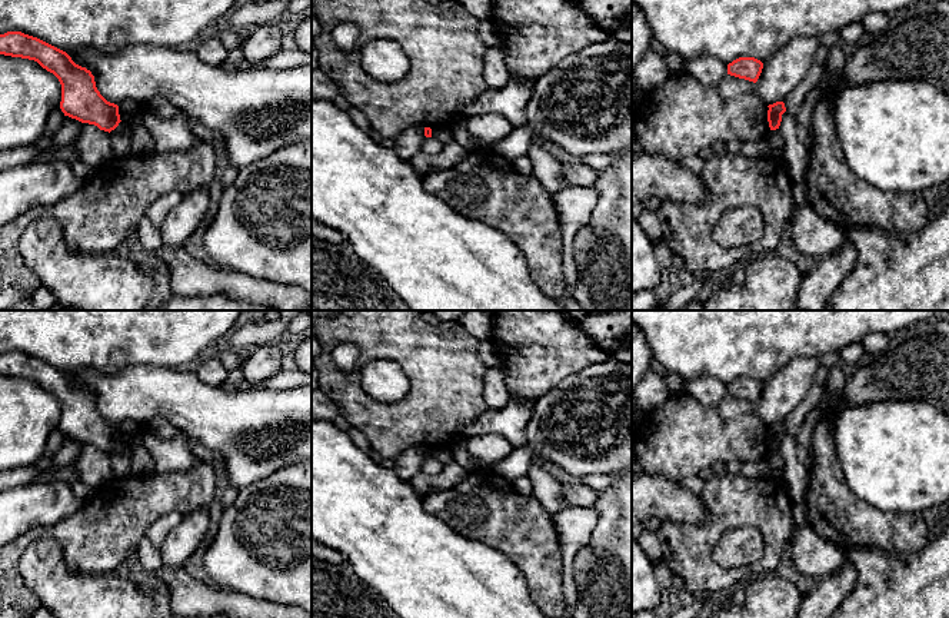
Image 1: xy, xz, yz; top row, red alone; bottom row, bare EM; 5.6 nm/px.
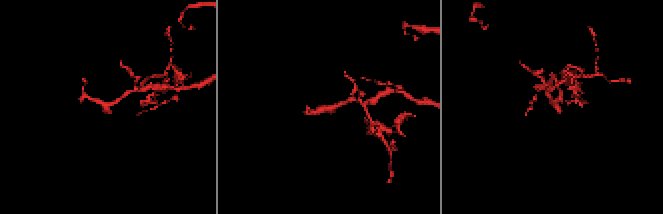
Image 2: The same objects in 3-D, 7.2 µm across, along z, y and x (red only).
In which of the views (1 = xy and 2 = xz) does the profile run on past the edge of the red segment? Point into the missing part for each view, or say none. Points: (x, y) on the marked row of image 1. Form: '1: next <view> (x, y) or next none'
1: next none
2: next none

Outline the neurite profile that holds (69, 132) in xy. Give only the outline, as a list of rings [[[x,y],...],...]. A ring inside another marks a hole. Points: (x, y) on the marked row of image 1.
[[[66,116],[63,126],[53,134],[53,142],[59,146],[73,144],[79,137],[84,123]]]

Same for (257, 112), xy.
[[[130,46],[113,54],[90,49],[67,54],[76,64],[91,72],[97,90],[110,103],[119,106],[124,99],[133,99],[146,104],[157,96],[167,97],[187,117],[196,119],[213,133],[222,134],[229,166],[239,170],[289,144],[312,139],[312,66],[283,70],[252,67],[226,72],[220,66],[203,63],[196,52],[153,46]]]

